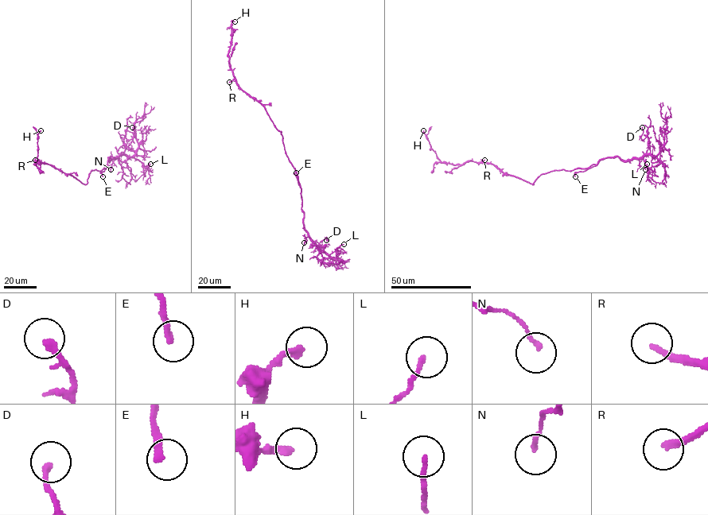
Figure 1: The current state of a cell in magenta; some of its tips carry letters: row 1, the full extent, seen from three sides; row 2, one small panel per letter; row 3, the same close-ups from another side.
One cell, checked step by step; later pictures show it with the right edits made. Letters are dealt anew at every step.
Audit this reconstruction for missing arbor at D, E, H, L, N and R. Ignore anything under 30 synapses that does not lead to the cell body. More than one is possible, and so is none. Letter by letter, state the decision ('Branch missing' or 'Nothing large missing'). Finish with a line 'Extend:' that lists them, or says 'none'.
D: Nothing large missing
E: Branch missing
H: Nothing large missing
L: Nothing large missing
N: Nothing large missing
R: Branch missing
Extend: E, R

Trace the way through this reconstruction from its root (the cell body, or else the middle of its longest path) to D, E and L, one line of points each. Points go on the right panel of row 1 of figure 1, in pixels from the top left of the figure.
D: (553, 170), (589, 168), (606, 158), (642, 159), (650, 152), (647, 137), (641, 138), (642, 127)
E: (553, 170), (588, 168), (574, 172), (575, 176)
L: (553, 170), (585, 168), (601, 160), (615, 156), (632, 160), (650, 155), (661, 161), (648, 168), (647, 164)

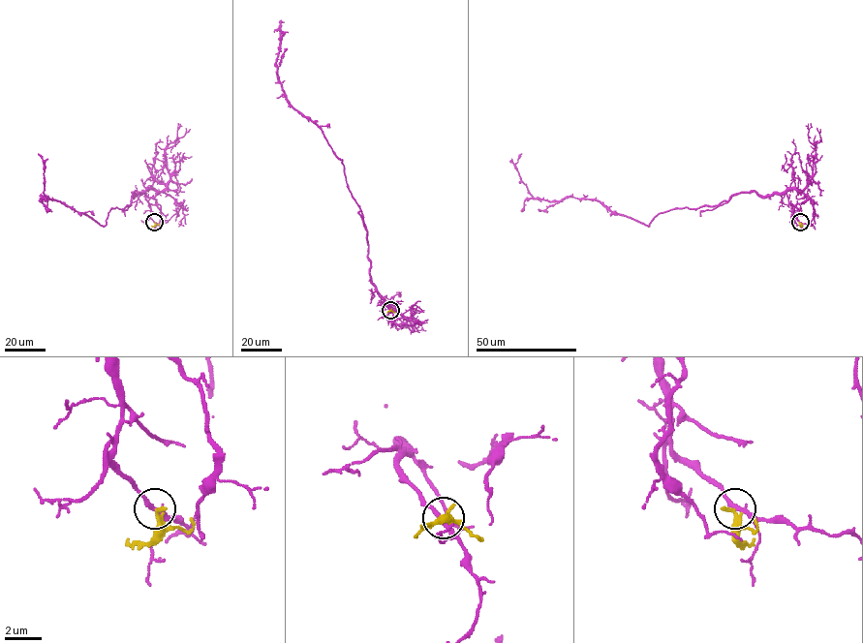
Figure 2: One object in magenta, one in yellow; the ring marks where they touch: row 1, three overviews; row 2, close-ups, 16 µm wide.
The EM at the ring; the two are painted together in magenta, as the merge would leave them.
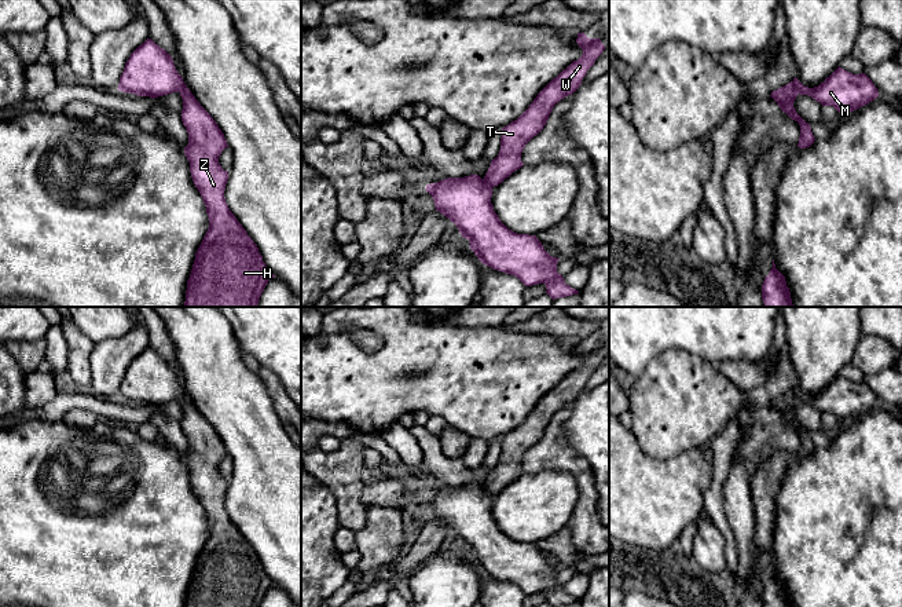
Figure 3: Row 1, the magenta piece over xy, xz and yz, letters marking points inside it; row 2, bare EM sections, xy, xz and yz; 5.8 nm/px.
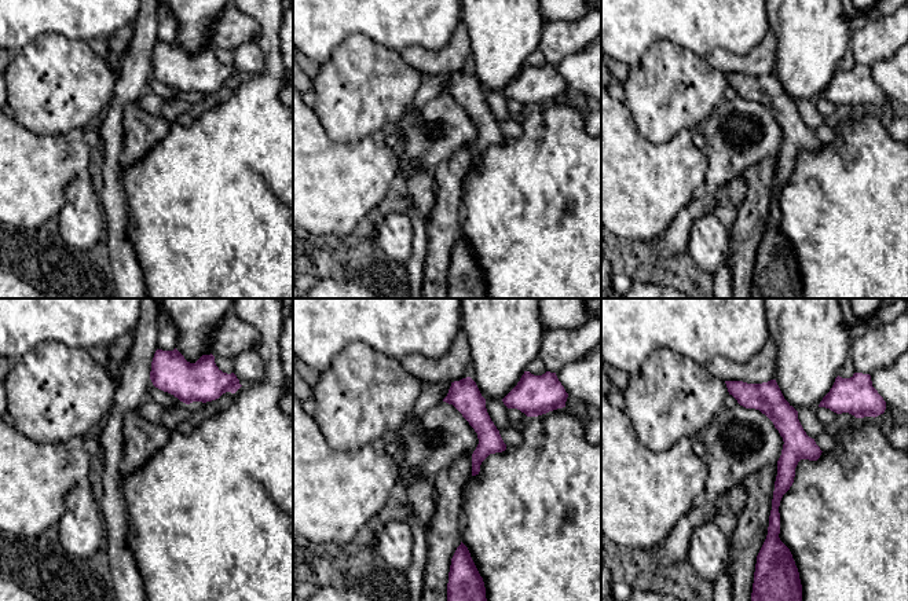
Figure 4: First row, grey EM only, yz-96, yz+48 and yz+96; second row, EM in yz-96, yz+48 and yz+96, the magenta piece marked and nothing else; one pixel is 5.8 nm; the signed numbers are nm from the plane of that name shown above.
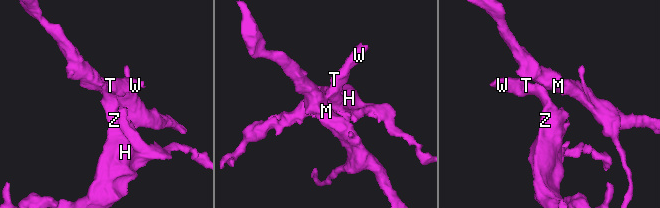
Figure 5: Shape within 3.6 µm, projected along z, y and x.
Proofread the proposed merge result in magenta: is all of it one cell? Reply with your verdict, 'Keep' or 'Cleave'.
Cleave

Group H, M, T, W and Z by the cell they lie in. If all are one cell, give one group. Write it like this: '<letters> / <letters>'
H T W Z / M

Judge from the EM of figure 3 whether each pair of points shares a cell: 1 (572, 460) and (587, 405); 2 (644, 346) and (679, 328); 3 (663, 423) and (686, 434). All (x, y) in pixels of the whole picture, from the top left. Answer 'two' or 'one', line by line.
1: two
2: one
3: one

